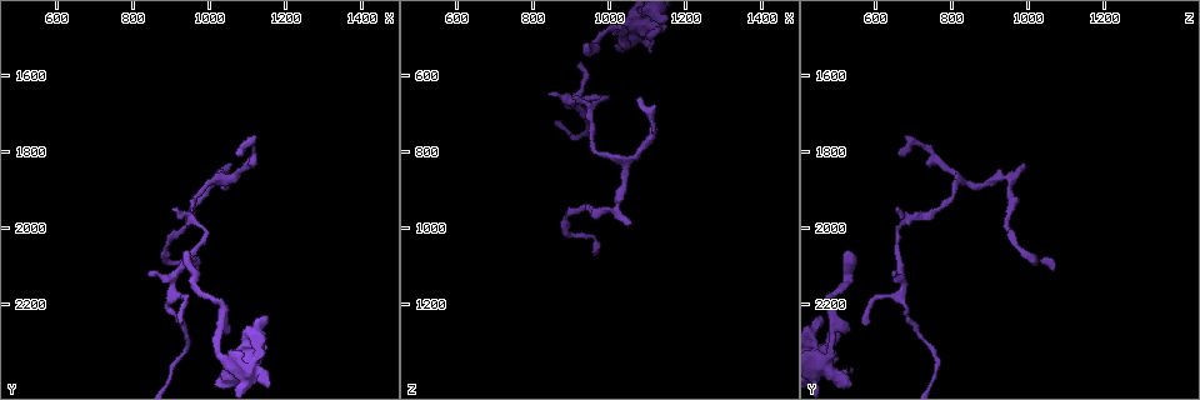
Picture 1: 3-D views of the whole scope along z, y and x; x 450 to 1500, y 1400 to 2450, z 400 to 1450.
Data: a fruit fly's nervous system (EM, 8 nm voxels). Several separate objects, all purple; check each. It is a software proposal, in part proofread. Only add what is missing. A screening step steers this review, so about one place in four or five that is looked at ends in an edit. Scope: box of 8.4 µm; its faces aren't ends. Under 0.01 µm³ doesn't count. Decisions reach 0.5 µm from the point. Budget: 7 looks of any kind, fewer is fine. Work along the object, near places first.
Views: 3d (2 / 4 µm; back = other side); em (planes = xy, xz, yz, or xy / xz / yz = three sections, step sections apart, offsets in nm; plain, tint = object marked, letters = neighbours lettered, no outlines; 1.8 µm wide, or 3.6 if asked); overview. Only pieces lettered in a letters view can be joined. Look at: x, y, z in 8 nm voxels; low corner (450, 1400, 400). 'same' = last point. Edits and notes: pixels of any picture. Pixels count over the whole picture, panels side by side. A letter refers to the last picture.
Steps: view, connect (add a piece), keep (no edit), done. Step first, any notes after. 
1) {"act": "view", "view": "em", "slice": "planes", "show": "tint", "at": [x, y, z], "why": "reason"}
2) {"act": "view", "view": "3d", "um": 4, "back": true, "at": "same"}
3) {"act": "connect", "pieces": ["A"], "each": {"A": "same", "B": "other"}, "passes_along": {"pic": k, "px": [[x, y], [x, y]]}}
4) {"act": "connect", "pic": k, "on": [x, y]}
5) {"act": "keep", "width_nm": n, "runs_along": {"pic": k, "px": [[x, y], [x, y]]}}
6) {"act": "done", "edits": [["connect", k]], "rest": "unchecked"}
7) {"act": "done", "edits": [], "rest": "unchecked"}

{"act": "view", "view": "em", "slice": "xy", "step": 4, "show": "tint", "at": [1010, 1890, 950], "why": "sharp bend"}

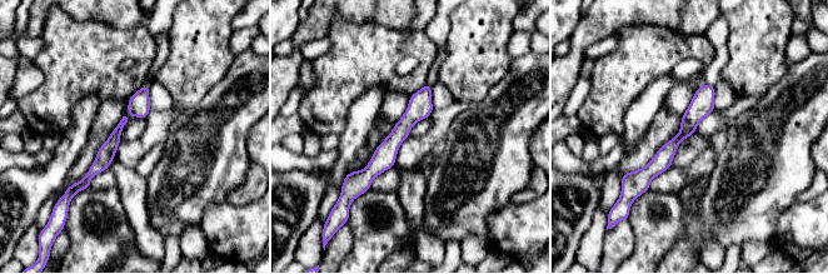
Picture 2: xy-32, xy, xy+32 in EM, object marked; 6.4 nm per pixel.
{"act": "view", "view": "em", "slice": "yz", "step": 8, "show": "letters", "at": "same"}

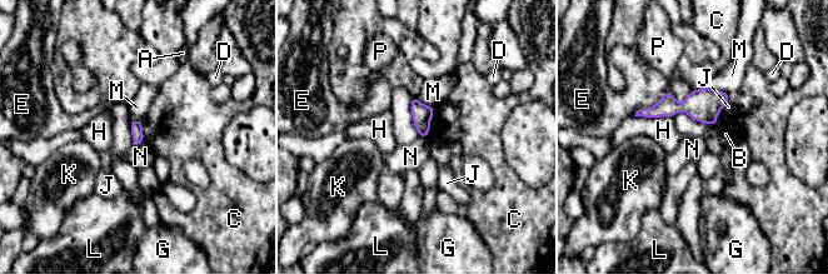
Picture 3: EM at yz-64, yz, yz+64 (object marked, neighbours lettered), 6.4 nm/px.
{"act": "keep", "width_nm": 80, "each": {"A": "other", "B": "other", "C": "other", "D": "other", "E": "other", "G": "other", "H": "other", "J": "other", "K": "other", "L": "other", "M": "other", "N": "other", "P": "other"}, "runs_along": {"pic": 3, "px": [[726, 96], [703, 105], [641, 113]]}, "found": "no lettered piece goes on from it"}

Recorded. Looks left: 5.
{"act": "view", "view": "em", "slice": "planes", "show": "plain", "at": [1110, 2370, 540], "why": "an open end"}

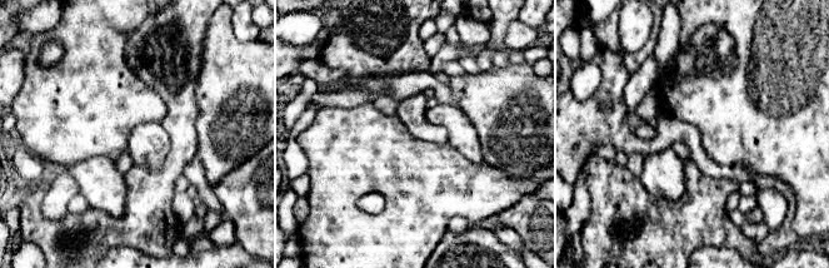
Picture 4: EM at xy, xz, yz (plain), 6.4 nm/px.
{"act": "view", "view": "em", "slice": "planes", "show": "letters", "at": "same"}

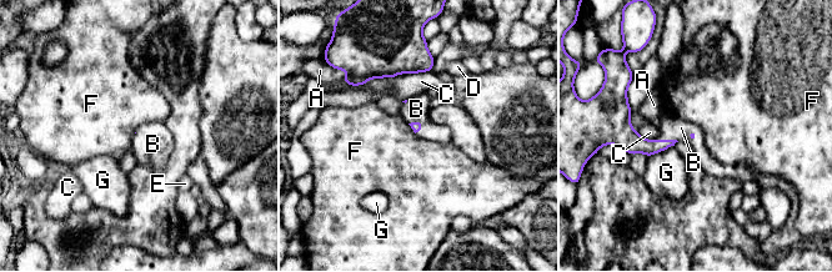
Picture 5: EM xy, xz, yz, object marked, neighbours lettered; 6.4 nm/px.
{"act": "connect", "pieces": ["B"], "longest_contact_nm": ["G", 190], "each": {"A": "other", "B": "same", "C": "other", "D": "other", "E": "other", "F": "other", "G": "other"}, "passes_along": {"pic": 5, "px": [[630, 140], [668, 140], [678, 130]]}, "found": "the neuron continues"}

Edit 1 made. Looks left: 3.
{"act": "view", "view": "overview", "why": "see it whole again"}

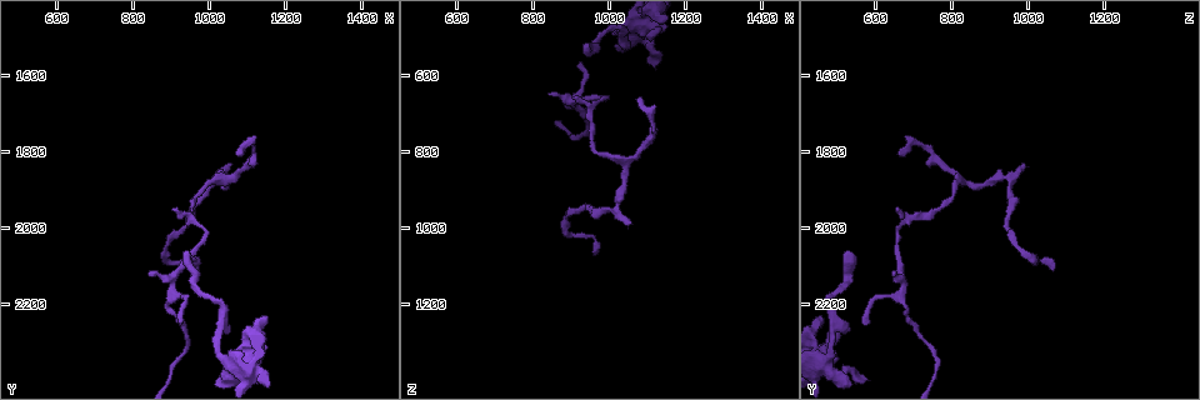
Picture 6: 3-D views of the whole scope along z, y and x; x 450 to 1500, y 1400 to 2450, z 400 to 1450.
{"act": "view", "view": "em", "slice": "planes", "show": "letters", "at": [940, 2050, 535]}

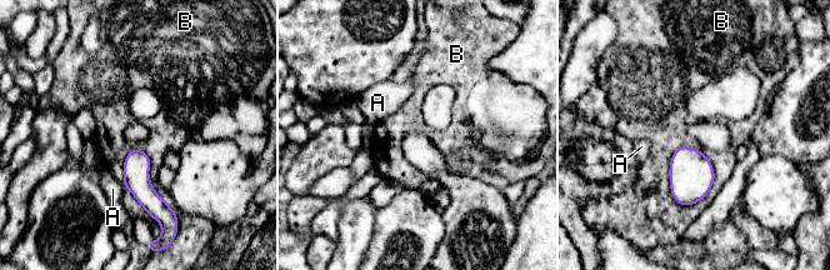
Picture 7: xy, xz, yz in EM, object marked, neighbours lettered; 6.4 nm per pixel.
{"act": "keep", "each": {"A": "other", "B": "other"}, "border": {"pic": 7, "px": [[684, 144], [670, 193], [693, 205]]}, "found": "no lettered piece goes on from it"}

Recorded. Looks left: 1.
{"act": "done", "edits": [["connect", 5]], "rest": "unchecked"}

